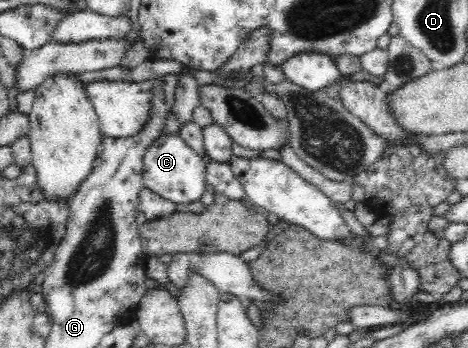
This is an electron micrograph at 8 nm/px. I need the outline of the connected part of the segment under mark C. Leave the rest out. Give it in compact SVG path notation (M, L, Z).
M165 133L150 143L143 153L142 183L144 188L177 205L198 206L203 192L207 189L206 162L192 150L178 133Z

